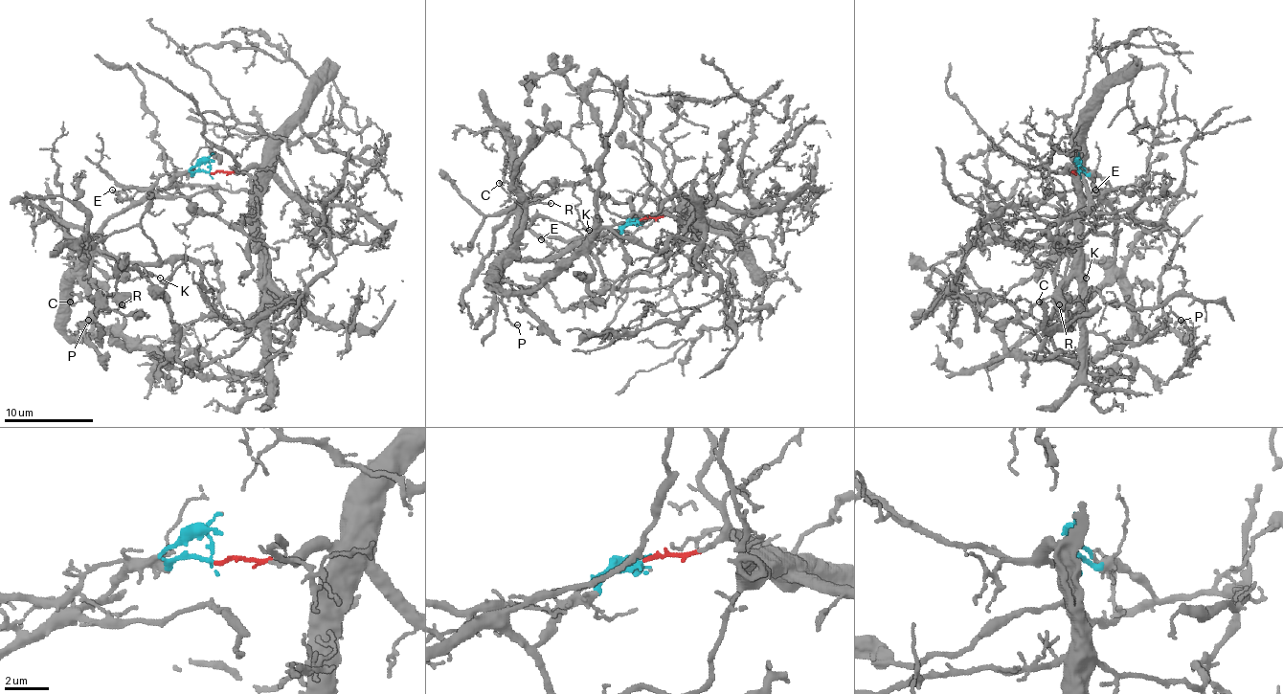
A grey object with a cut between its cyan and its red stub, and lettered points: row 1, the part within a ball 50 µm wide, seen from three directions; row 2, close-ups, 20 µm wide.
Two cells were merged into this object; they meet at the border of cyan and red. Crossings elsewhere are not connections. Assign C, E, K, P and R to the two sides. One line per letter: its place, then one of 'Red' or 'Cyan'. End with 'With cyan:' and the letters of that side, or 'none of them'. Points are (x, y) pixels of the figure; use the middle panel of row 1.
C: Place: (499, 183). Cyan
E: Place: (541, 239). Cyan
K: Place: (589, 230). Cyan
P: Place: (517, 324). Cyan
R: Place: (551, 203). Cyan
With cyan: C, E, K, P, R

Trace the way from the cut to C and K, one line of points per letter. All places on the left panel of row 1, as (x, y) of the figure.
C: (209, 173), (165, 173), (111, 217), (87, 249), (84, 291), (96, 302), (89, 298), (69, 302)
K: (209, 173), (165, 173), (111, 217), (84, 251), (109, 275), (160, 278)

